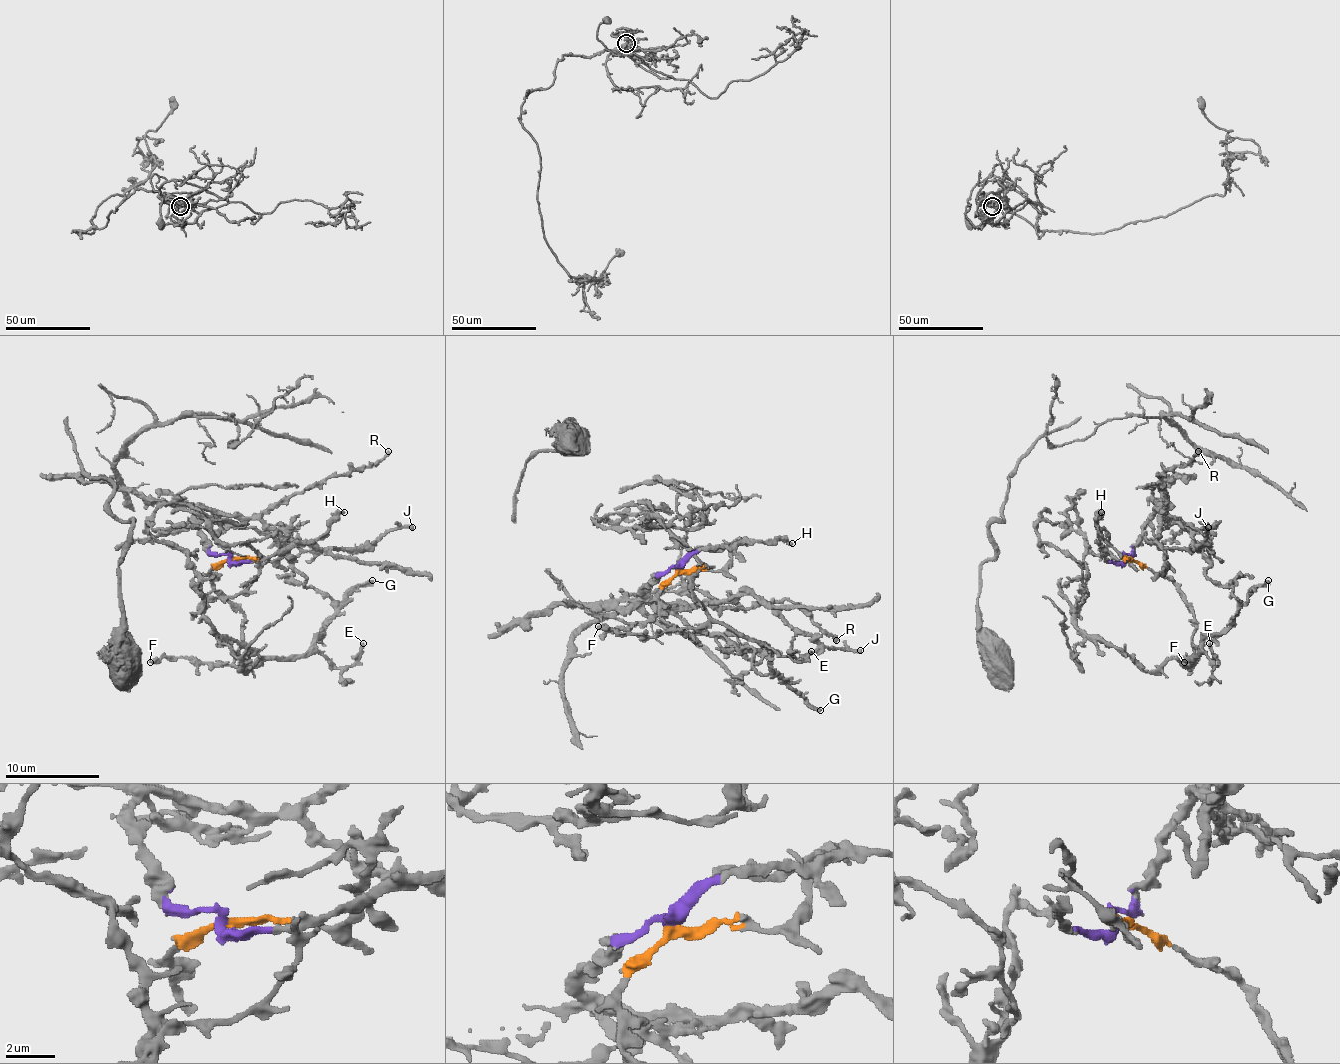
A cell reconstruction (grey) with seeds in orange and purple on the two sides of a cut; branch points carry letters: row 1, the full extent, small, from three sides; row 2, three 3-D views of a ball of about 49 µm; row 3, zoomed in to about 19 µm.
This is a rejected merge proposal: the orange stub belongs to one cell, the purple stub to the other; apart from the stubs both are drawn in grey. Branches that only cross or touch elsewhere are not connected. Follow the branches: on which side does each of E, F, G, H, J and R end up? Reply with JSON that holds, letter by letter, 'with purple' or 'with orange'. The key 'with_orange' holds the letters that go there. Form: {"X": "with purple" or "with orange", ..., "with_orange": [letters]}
{"E": "with orange", "F": "with orange", "G": "with orange", "H": "with purple", "J": "with purple", "R": "with purple", "with_orange": ["E", "F", "G"]}

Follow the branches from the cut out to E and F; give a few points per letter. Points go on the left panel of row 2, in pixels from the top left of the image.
E: (229, 559), (210, 573), (210, 582), (243, 615), (234, 662), (260, 665), (319, 653), (347, 667), (364, 643)
F: (229, 559), (210, 573), (210, 582), (243, 615), (239, 655), (229, 665), (191, 662), (187, 658), (149, 662)

